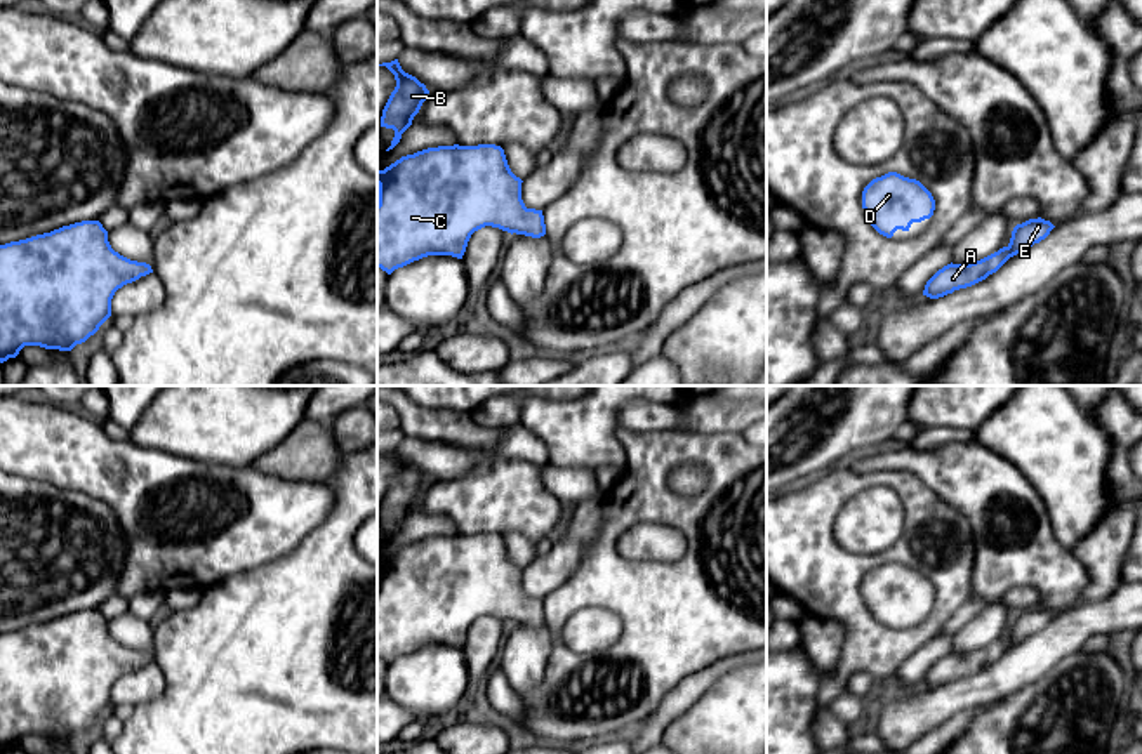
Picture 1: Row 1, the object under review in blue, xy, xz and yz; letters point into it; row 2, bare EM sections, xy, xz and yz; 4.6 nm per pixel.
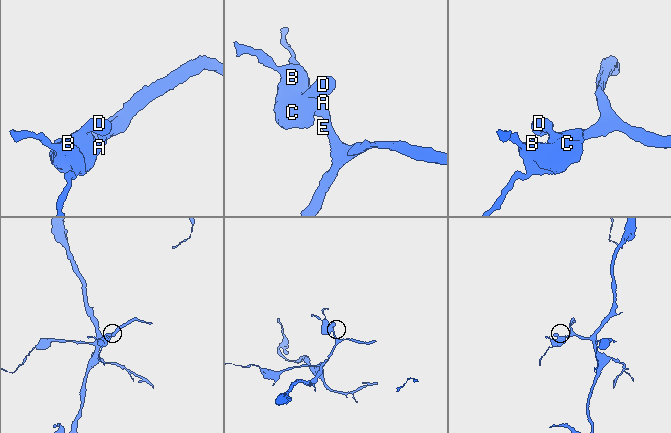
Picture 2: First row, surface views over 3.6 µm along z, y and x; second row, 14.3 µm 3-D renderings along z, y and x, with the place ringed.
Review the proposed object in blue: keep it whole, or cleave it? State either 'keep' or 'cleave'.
keep

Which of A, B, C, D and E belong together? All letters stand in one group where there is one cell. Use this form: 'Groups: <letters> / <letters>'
Groups: A B C D E

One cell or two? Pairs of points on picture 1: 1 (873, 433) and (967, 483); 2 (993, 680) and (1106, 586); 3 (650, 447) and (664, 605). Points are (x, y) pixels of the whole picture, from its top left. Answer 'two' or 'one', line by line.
1: two
2: two
3: one

